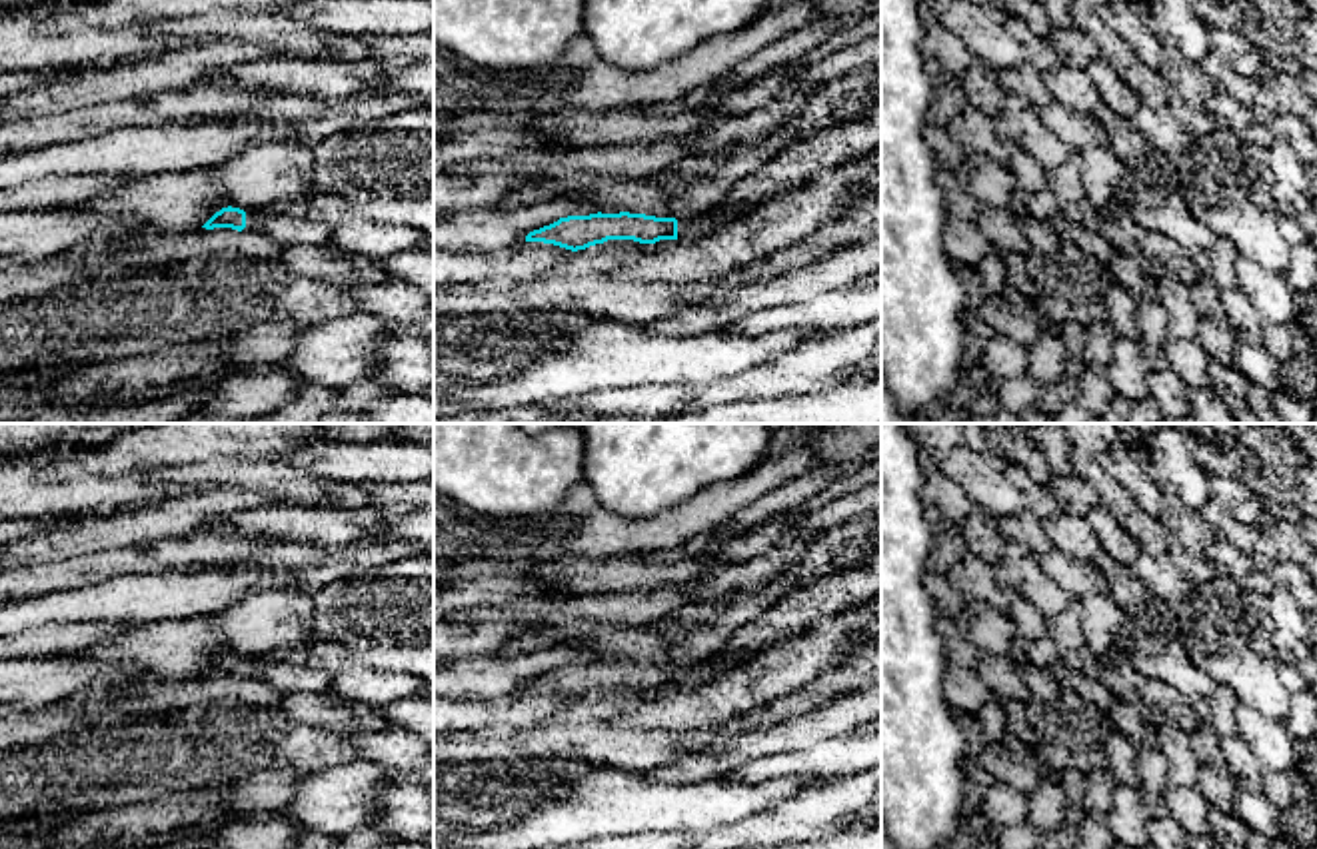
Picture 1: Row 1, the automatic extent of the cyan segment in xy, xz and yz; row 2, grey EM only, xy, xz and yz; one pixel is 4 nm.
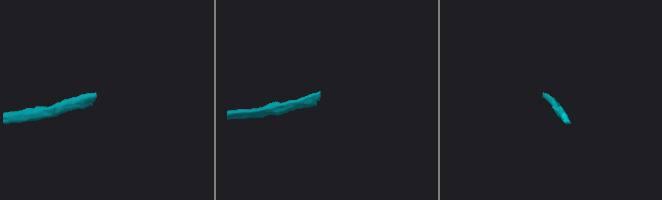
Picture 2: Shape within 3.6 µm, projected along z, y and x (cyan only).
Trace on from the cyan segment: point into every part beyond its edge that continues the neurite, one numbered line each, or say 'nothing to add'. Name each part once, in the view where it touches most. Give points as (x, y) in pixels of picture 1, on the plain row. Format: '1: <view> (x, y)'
1: xz (694, 674)

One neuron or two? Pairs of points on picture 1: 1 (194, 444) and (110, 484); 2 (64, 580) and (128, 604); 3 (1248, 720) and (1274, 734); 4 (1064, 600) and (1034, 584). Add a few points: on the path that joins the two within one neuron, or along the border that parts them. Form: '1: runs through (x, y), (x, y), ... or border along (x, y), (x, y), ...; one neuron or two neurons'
1: border along (164, 468), (134, 468), (126, 474), (102, 476); two neurons
2: border along (128, 572), (86, 586), (54, 590), (38, 598); two neurons
3: runs through (1254, 726), (1268, 734); one neuron
4: runs through (1056, 600), (1042, 590); one neuron

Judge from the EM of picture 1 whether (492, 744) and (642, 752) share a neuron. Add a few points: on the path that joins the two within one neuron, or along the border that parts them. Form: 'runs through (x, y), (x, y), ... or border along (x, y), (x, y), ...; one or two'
runs through (530, 744), (590, 742), (604, 746); one

